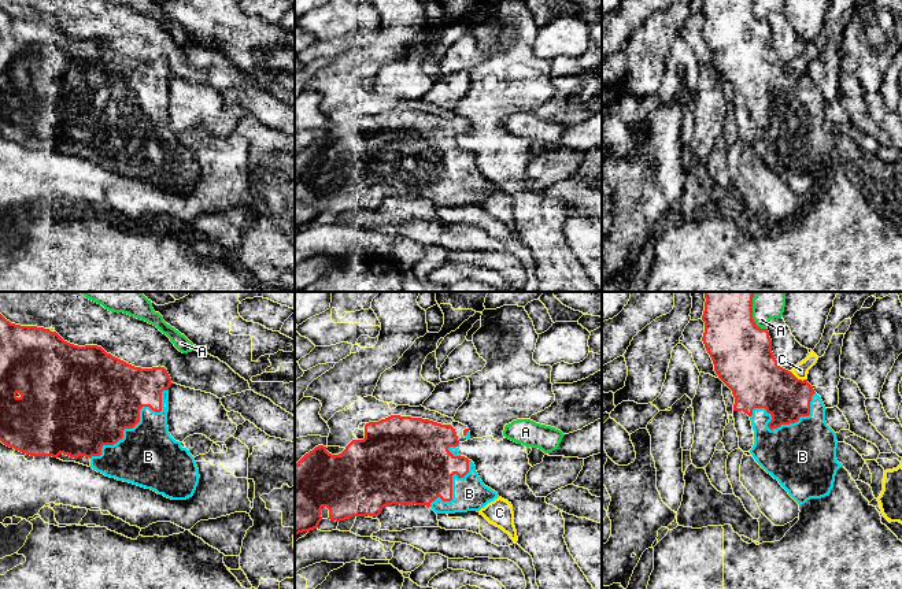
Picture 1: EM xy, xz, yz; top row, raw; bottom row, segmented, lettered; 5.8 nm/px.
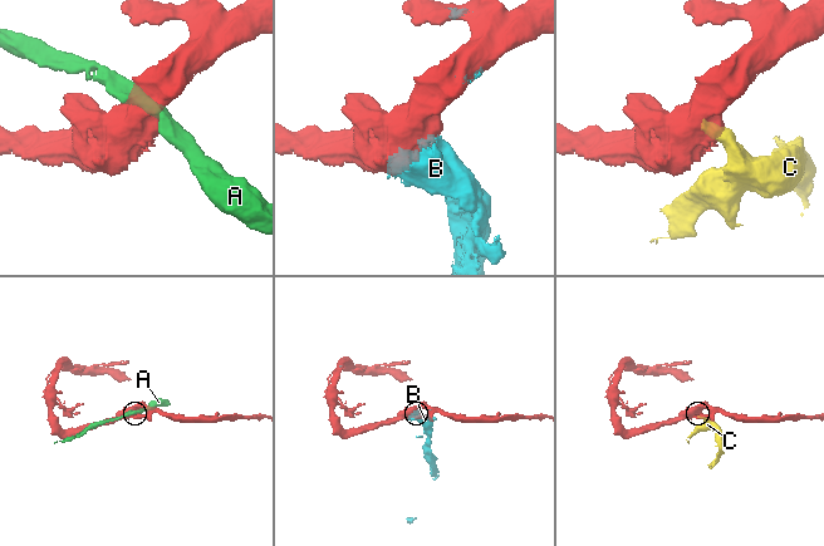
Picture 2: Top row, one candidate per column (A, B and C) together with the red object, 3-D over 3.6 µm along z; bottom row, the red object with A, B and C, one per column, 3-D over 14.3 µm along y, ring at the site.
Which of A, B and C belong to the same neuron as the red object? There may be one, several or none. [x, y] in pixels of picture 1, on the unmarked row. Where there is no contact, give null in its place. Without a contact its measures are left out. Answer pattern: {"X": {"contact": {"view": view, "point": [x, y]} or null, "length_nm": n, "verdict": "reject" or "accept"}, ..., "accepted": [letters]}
{"A": {"contact": {"view": "yz", "point": [753, 14]}, "length_nm": 160, "verdict": "reject"}, "B": {"contact": {"view": "xy", "point": [136, 117]}, "length_nm": 600, "verdict": "accept"}, "C": {"contact": {"view": "yz", "point": [797, 71]}, "length_nm": 120, "verdict": "reject"}, "accepted": ["B"]}

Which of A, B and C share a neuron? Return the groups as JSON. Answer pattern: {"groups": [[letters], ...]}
{"groups": [["A"], ["B"], ["C"]]}

